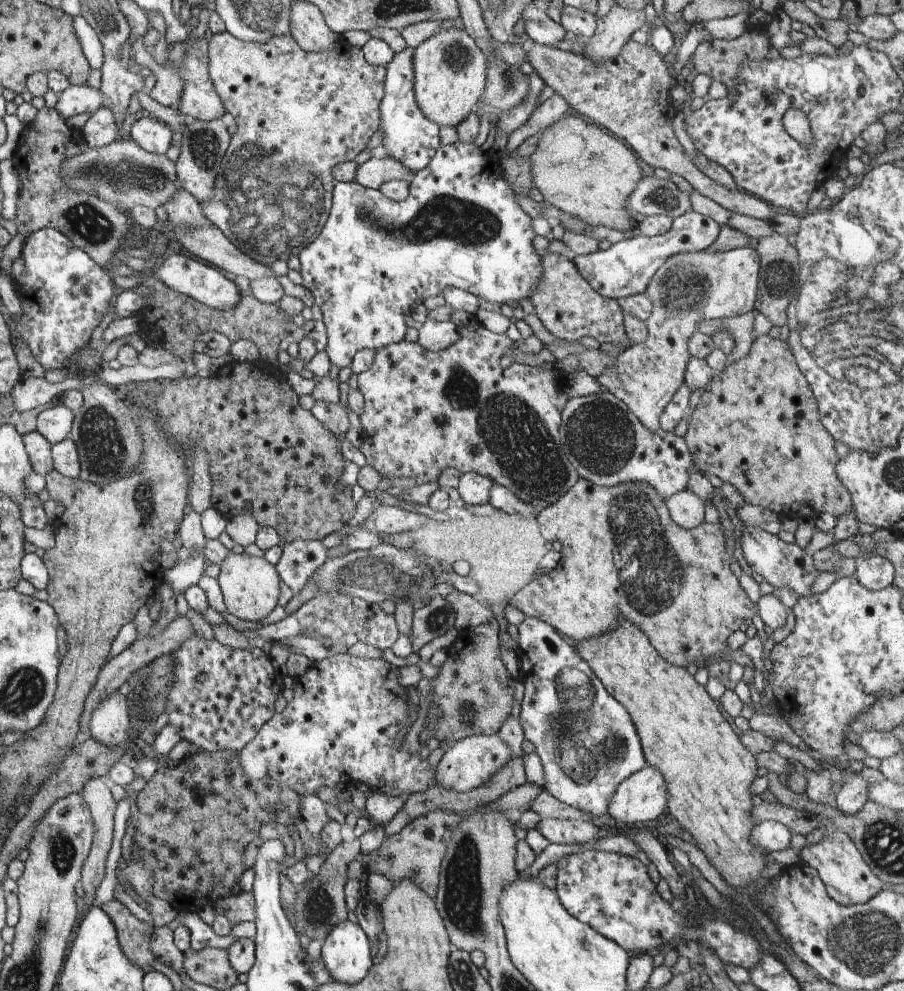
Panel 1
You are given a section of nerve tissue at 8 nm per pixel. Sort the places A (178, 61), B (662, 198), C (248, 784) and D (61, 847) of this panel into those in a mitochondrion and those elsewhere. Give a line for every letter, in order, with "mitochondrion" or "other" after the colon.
A: other
B: mitochondrion
C: other
D: mitochondrion

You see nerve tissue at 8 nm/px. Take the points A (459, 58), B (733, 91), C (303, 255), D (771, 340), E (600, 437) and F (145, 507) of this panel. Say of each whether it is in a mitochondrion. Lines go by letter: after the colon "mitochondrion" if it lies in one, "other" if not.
A: mitochondrion
B: other
C: mitochondrion
D: other
E: mitochondrion
F: mitochondrion

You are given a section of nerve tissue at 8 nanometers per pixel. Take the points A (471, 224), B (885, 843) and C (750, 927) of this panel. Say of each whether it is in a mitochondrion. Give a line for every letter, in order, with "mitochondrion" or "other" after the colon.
A: mitochondrion
B: mitochondrion
C: other

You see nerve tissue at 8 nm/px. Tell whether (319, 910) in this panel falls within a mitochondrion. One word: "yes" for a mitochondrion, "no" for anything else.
yes

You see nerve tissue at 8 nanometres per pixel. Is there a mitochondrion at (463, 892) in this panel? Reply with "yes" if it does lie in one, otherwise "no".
yes

